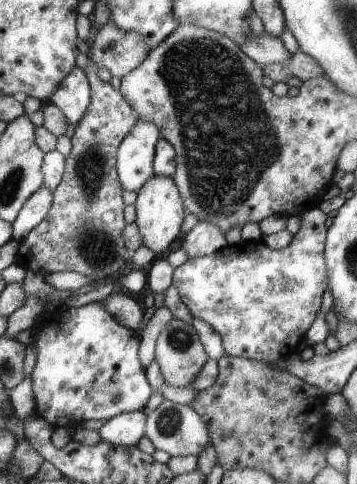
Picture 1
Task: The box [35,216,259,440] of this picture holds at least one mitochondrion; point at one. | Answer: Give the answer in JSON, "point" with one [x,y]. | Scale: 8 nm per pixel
{"point":[179,340]}

